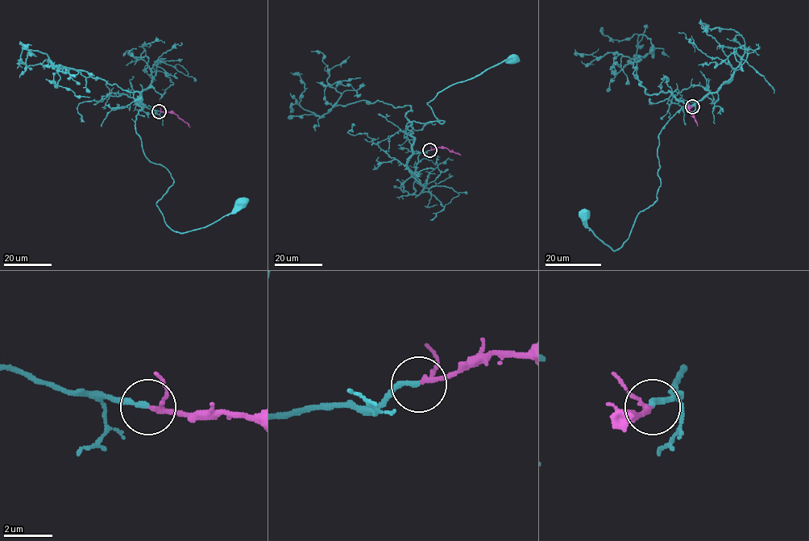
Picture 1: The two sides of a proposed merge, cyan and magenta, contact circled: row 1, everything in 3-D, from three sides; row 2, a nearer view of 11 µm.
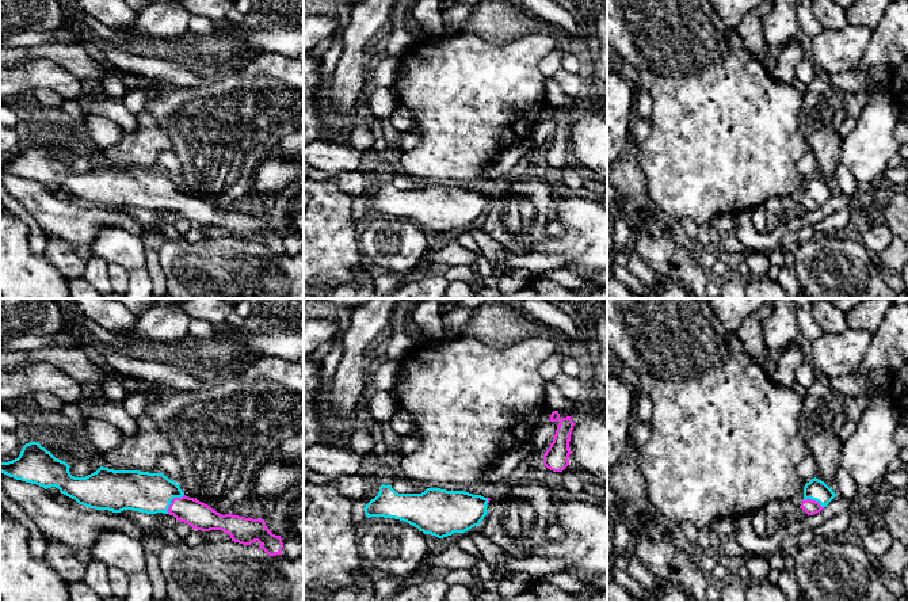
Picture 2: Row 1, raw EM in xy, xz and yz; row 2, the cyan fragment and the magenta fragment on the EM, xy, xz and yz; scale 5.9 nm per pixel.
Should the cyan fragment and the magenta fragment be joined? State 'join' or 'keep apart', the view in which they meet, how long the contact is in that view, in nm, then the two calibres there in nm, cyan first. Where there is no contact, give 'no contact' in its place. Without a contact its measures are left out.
join; contact in xy; length 160 nm; calibres 240 and 160 nm

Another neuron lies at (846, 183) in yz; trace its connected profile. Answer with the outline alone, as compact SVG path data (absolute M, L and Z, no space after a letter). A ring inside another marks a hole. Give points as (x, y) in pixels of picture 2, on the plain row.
M840 163L836 169L836 183L835 188L839 193L846 195L851 195L858 188L858 182L852 176L852 174Z

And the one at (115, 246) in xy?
M157 209L156 224L144 232L142 236L136 236L118 226L106 226L96 232L92 241L88 244L92 256L102 258L107 264L117 264L123 268L145 268L146 267L146 247L150 241L161 241L161 228L167 222L165 217L169 210Z

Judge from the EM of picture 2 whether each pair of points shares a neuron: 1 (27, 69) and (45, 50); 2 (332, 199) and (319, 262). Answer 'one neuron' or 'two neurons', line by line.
1: two neurons
2: one neuron

